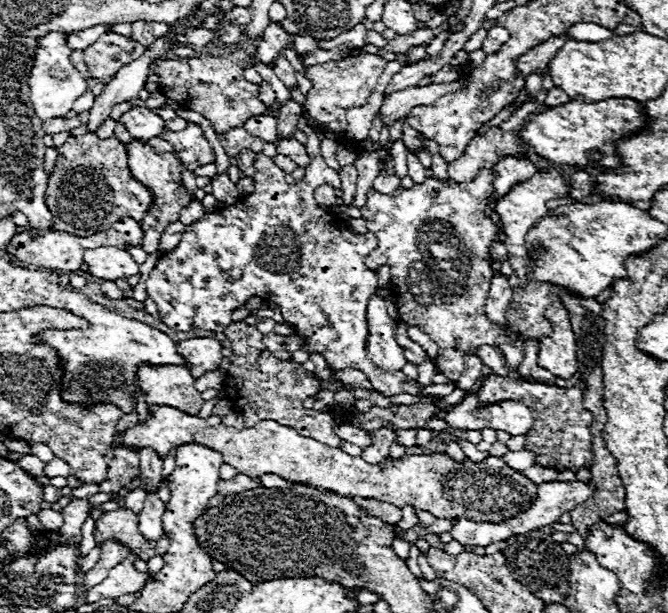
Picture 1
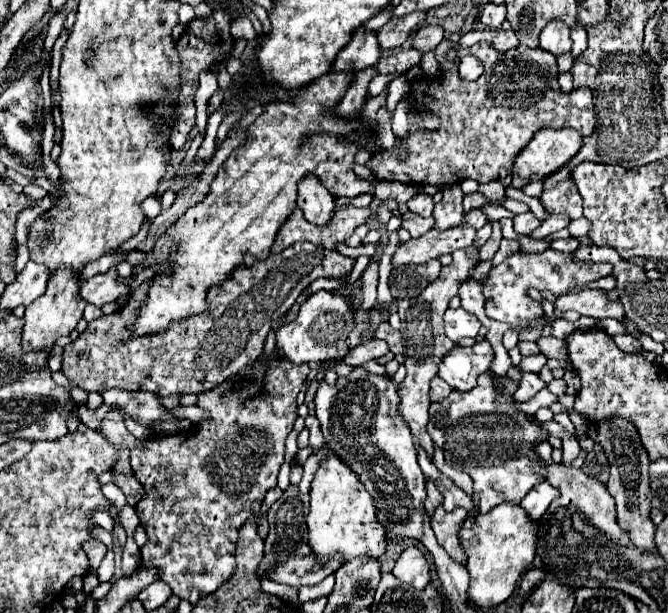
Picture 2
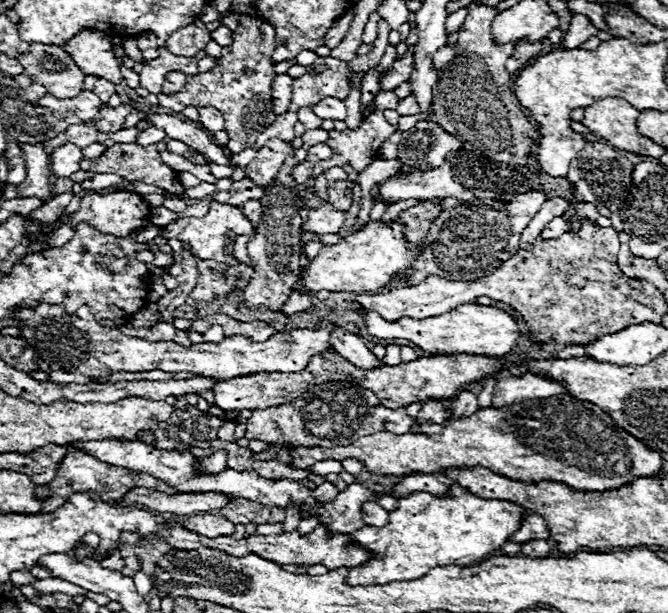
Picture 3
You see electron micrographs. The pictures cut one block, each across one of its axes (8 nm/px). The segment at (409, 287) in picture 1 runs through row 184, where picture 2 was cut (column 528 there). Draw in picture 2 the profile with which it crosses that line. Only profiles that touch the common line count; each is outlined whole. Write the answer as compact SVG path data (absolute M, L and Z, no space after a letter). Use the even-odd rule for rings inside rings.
M490 370L478 376L478 384L468 390L468 392L458 392L452 390L448 398L434 402L430 406L430 422L428 422L428 434L432 436L434 444L440 446L446 454L448 464L452 464L454 468L470 474L470 478L474 480L474 492L480 496L480 512L490 512L494 506L502 504L502 502L514 502L520 504L522 498L538 484L542 482L542 474L534 472L534 466L540 464L542 466L542 458L536 454L536 446L540 442L546 442L550 438L550 434L546 430L542 430L538 426L538 422L534 422L534 416L522 412L516 408L516 400L514 400L514 392L518 388L518 382L510 380L510 378L498 378L494 376ZM496 384L502 384L504 390L502 394L498 394Z

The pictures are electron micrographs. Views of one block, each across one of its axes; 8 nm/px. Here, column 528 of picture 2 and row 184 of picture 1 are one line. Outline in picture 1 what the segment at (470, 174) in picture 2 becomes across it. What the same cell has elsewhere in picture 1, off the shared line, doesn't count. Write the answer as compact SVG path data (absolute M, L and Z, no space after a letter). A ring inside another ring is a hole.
M84 134L78 138L68 138L58 150L56 166L50 174L46 188L46 204L50 206L54 218L54 230L70 232L76 236L92 236L94 232L102 232L102 228L110 228L114 220L122 216L134 216L134 220L142 220L152 204L152 194L146 186L136 182L128 170L128 152L126 146L110 136L108 140L100 140L96 134Z

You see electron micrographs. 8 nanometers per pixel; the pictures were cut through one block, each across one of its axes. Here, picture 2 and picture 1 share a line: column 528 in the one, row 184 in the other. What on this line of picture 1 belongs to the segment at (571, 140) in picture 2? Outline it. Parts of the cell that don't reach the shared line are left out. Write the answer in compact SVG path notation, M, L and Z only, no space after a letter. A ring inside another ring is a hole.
M132 140L130 144L126 144L126 148L128 148L128 164L130 164L132 176L140 184L146 184L146 188L150 188L150 192L154 192L154 204L150 206L150 212L146 212L146 216L140 220L142 230L144 230L144 238L142 238L140 246L148 254L154 254L158 250L158 242L160 242L158 238L168 228L168 224L172 224L174 220L180 218L180 210L192 202L192 196L186 192L186 188L182 184L182 176L180 176L182 166L174 154L170 154L170 152L158 154L156 148L146 146L140 140Z

